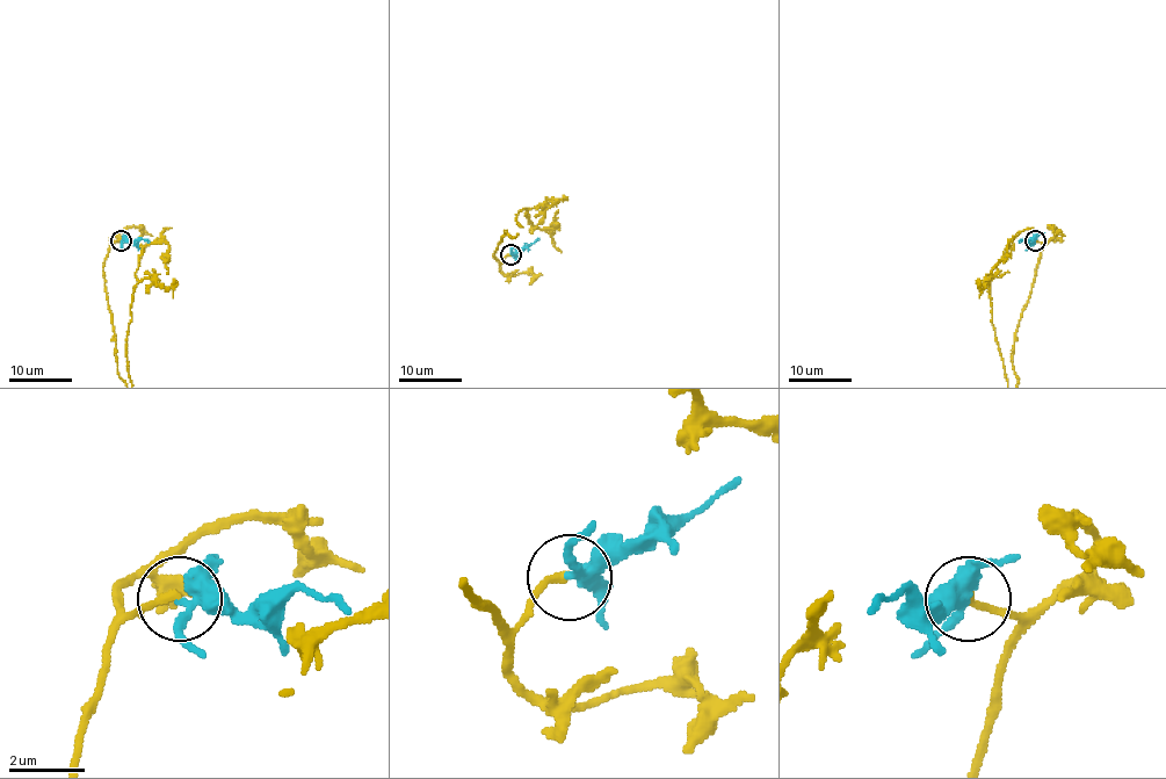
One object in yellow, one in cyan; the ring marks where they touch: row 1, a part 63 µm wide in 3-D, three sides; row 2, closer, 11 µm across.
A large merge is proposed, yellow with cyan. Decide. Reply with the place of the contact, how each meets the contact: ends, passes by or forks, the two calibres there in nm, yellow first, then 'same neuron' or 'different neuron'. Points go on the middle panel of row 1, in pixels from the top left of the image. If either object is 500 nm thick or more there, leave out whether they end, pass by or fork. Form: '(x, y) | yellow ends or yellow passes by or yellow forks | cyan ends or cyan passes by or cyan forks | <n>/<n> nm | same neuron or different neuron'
(511, 254) | yellow ends | cyan forks | 220/280 nm | same neuron

